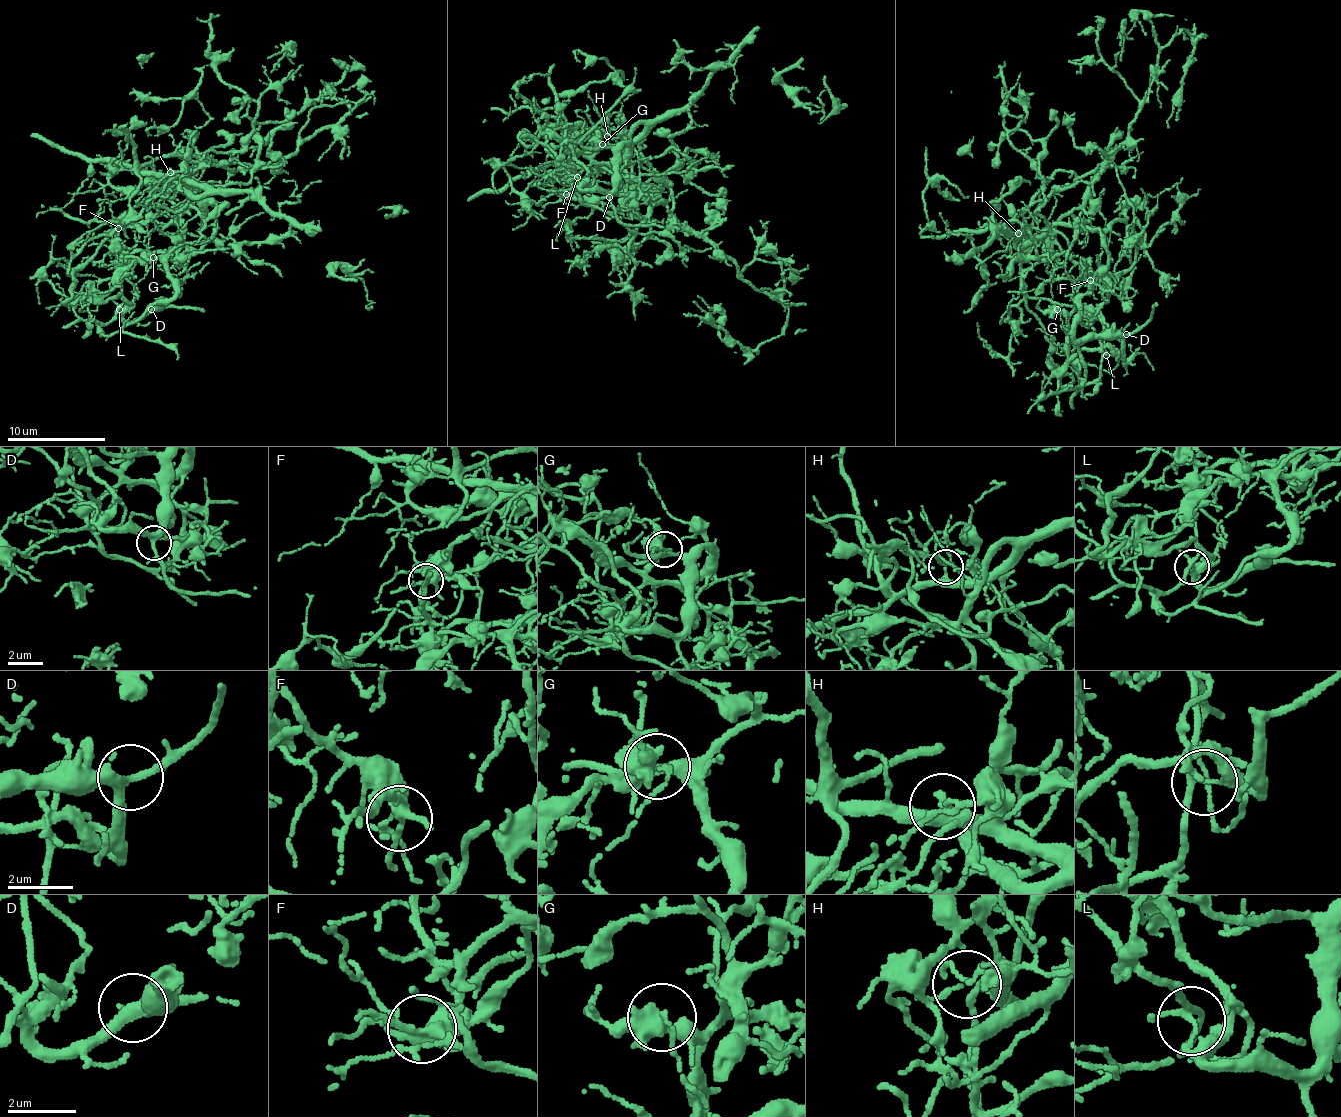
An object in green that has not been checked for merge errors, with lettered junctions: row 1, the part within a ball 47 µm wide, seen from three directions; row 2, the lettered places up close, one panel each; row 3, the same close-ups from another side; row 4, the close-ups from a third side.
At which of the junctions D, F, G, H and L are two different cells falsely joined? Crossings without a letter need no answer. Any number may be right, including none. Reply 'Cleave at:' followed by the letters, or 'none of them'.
Cleave at: F, H, L

